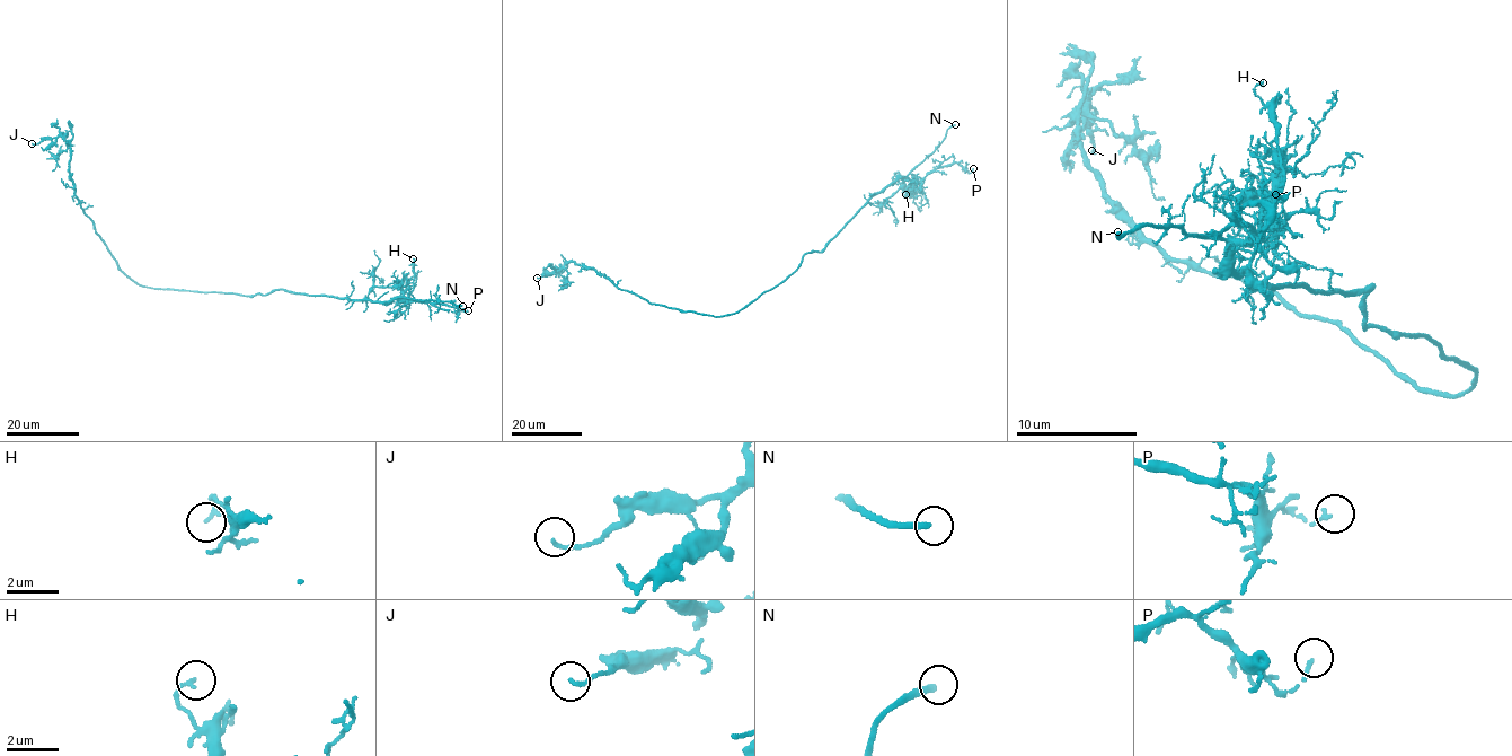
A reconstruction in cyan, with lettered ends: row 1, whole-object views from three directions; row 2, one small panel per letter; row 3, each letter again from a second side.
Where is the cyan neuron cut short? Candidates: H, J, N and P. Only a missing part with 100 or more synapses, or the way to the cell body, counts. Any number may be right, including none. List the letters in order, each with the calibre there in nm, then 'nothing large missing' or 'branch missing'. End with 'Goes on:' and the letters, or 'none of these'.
H: 130 nm thick; nothing large missing
J: 120 nm thick; nothing large missing
N: 260 nm thick; branch missing
P: 130 nm thick; nothing large missing
Goes on: N

